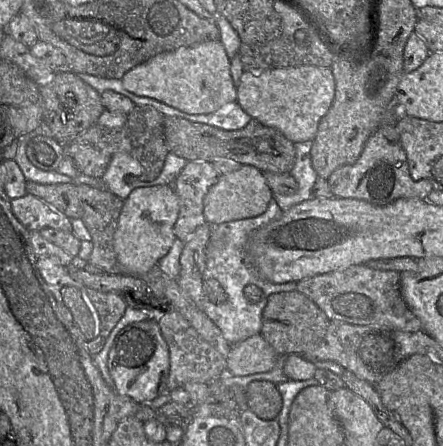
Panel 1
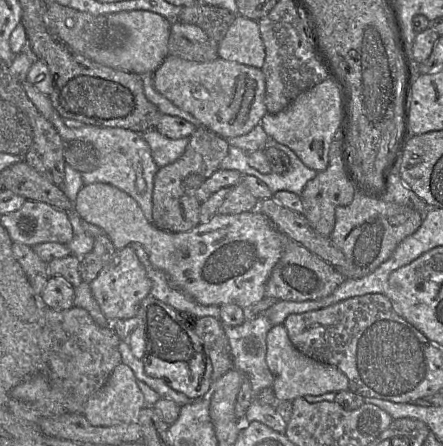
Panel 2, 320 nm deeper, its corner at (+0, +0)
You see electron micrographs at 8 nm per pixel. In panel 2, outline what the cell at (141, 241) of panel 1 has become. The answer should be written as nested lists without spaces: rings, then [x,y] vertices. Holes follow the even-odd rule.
[[[129,245],[116,250],[90,286],[102,313],[108,320],[113,321],[137,315],[142,301],[150,295],[151,281],[134,248]]]

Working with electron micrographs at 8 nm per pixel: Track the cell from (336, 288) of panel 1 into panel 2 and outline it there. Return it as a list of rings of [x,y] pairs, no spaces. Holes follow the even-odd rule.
[[[285,238],[283,254],[270,274],[264,297],[295,302],[318,300],[330,295],[345,280],[346,278],[332,265],[304,246]]]

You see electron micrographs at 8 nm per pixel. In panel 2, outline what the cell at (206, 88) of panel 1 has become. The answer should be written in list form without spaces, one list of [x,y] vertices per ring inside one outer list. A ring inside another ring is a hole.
[[[169,55],[165,61],[158,67],[154,73],[153,73],[153,84],[154,88],[158,93],[160,93],[162,96],[167,98],[169,101],[171,101],[175,106],[178,108],[190,113],[192,116],[194,116],[204,128],[216,133],[217,135],[223,137],[223,138],[232,138],[236,136],[241,136],[244,134],[247,134],[250,132],[256,125],[260,124],[260,121],[262,117],[268,113],[266,106],[265,106],[265,76],[262,72],[262,69],[255,68],[252,66],[247,66],[244,64],[240,64],[233,61],[227,61],[220,57],[218,57],[215,60],[208,61],[208,62],[195,62],[195,61],[188,61],[183,58],[180,58],[176,55]]]

